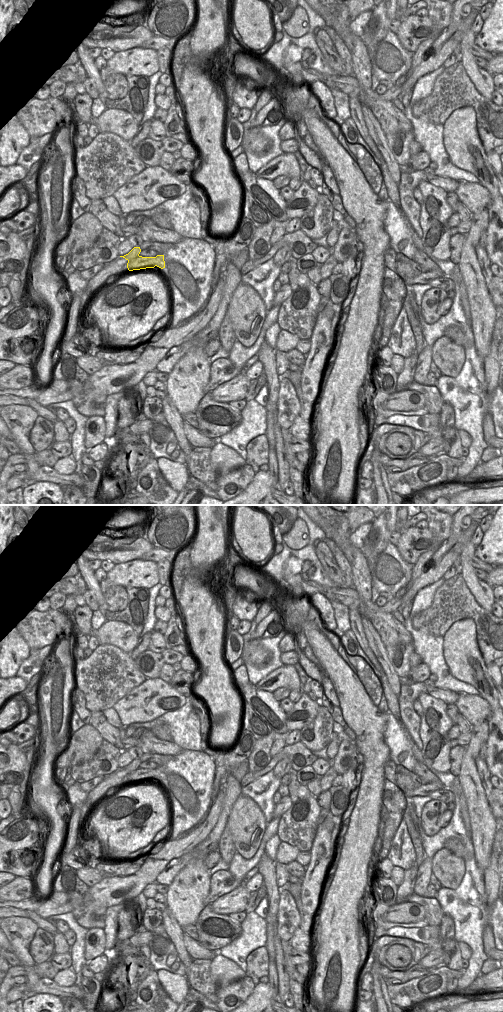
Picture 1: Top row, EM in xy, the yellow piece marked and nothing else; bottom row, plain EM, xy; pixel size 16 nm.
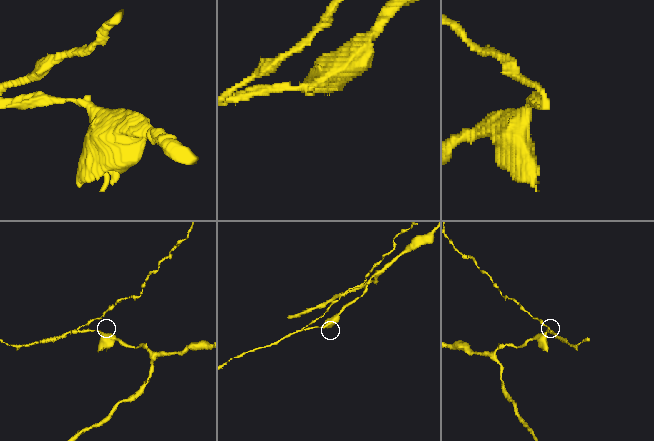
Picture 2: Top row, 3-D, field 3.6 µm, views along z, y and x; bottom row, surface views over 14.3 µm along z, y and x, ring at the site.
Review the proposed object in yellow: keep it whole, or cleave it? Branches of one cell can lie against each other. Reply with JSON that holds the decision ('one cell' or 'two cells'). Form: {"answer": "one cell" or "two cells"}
{"answer": "two cells"}

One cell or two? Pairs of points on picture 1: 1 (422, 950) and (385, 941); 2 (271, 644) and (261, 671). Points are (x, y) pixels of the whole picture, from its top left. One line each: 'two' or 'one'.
1: one
2: one

